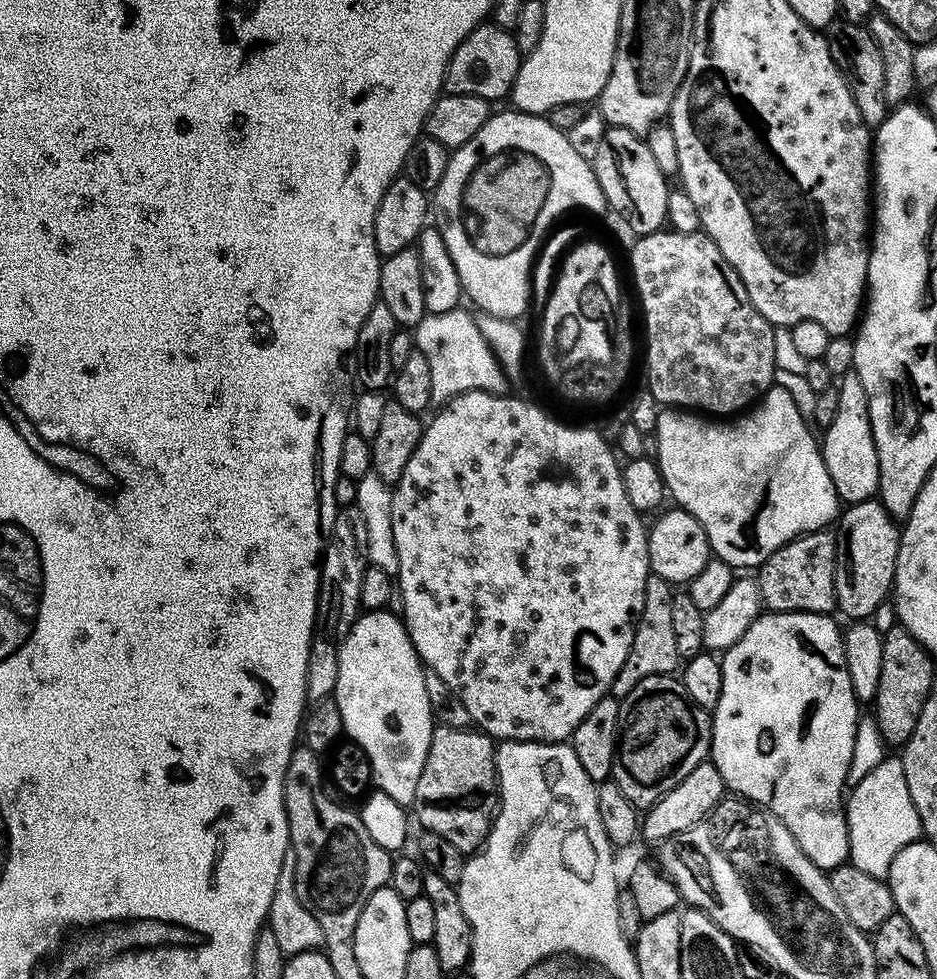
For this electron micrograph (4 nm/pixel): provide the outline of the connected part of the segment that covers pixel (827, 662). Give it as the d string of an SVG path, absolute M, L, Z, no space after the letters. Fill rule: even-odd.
M765 611L761 619L756 620L746 634L733 648L723 653L720 665L722 666L722 698L718 698L718 706L711 713L712 718L712 751L711 763L722 774L725 785L732 788L733 793L739 794L743 799L769 811L772 815L794 834L798 846L814 862L814 866L825 870L837 868L849 859L848 826L845 816L845 805L842 801L846 796L844 783L848 780L848 771L852 768L852 755L856 752L856 707L858 701L850 674L846 666L846 654L844 653L844 638L841 625L832 621L828 614L814 614L813 612L770 612Z

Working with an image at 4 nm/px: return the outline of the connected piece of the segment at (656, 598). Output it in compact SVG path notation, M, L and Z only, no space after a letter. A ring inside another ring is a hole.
M649 575L646 582L646 594L642 610L635 617L634 631L630 654L626 654L626 662L618 670L610 692L611 695L622 698L642 682L642 678L651 676L671 676L681 667L682 661L678 654L678 641L674 639L674 618L670 615L673 585L666 578Z

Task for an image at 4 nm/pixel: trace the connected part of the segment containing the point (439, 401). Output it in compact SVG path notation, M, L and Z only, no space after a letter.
M458 307L446 314L429 312L414 329L418 350L426 358L426 362L430 362L430 390L433 405L436 406L447 404L463 392L504 394L509 391L510 381L476 325L475 315L464 311L463 307Z

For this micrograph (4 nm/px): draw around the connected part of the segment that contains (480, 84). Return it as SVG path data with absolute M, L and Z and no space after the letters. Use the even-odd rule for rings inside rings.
M485 22L478 25L454 50L444 75L445 93L470 94L489 102L495 102L509 95L512 83L520 69L522 53L516 45L515 35L509 29L500 28L497 24Z

